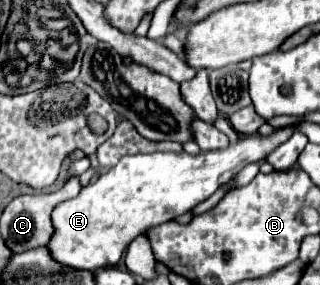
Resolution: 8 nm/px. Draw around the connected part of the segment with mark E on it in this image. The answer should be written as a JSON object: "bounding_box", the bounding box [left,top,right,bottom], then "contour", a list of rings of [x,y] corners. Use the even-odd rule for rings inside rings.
{"bounding_box":[48,127,292,269],"contour":[[[292,127],[274,131],[270,137],[242,137],[224,151],[208,151],[196,157],[188,153],[128,155],[116,167],[102,173],[96,183],[82,187],[78,197],[62,201],[52,211],[54,233],[48,251],[54,261],[72,269],[102,269],[116,265],[124,249],[146,229],[166,223],[208,199],[222,183],[236,175],[244,165],[264,159],[274,145],[292,135]],[[120,217],[120,231],[118,231]]]}

